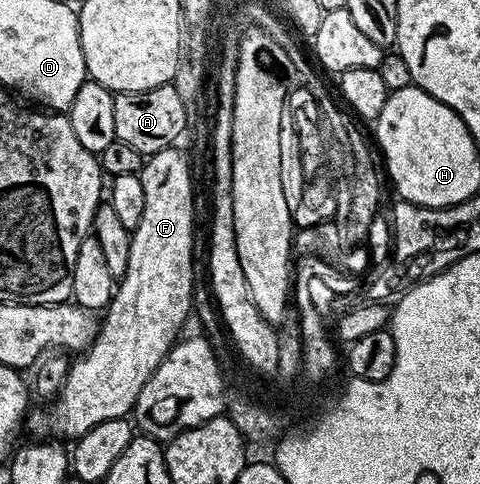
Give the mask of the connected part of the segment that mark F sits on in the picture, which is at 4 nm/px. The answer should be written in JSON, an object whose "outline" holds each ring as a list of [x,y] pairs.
{"outline":[[[169,148],[159,150],[158,153],[151,155],[143,163],[139,173],[142,182],[142,189],[145,192],[145,207],[142,210],[141,219],[138,220],[136,229],[131,231],[132,243],[130,244],[130,264],[126,264],[126,272],[124,277],[119,279],[118,285],[113,293],[112,301],[108,303],[102,314],[102,321],[99,323],[96,340],[91,347],[79,355],[77,362],[73,361],[68,367],[68,375],[65,378],[64,386],[61,387],[60,393],[51,399],[48,411],[33,409],[27,415],[26,426],[33,430],[36,434],[46,434],[42,436],[55,436],[60,440],[75,440],[81,438],[86,432],[90,432],[90,428],[94,428],[94,424],[102,424],[102,420],[114,420],[131,415],[136,408],[138,400],[138,392],[142,392],[142,388],[146,388],[146,380],[150,380],[150,376],[154,376],[154,372],[158,368],[158,364],[162,364],[162,360],[167,356],[168,351],[176,345],[181,337],[182,331],[186,323],[189,321],[190,315],[194,310],[194,279],[192,277],[192,216],[194,213],[194,185],[192,186],[192,177],[194,171],[190,165],[190,158],[187,153],[184,154],[177,148]]]}

